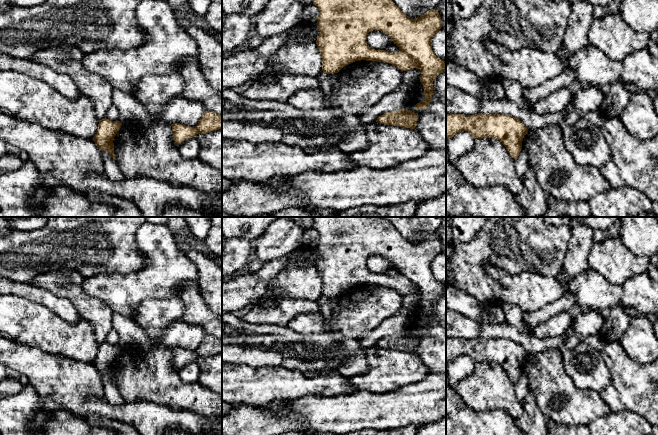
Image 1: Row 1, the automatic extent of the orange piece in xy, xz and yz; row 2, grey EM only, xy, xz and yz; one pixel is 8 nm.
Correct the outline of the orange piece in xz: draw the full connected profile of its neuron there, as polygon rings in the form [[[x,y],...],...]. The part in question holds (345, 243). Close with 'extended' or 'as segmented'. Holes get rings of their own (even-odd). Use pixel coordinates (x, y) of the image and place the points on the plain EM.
[[[315,217],[313,228],[320,235],[316,247],[320,258],[316,268],[322,279],[323,296],[338,297],[346,289],[361,284],[386,286],[395,289],[402,296],[418,292],[421,295],[420,306],[426,323],[417,327],[414,332],[423,334],[430,329],[433,305],[446,294],[446,286],[432,274],[432,262],[442,252],[442,244],[436,232],[412,243],[381,217]],[[373,254],[387,258],[399,271],[399,275],[391,277],[371,272],[366,262]]] | as segmented

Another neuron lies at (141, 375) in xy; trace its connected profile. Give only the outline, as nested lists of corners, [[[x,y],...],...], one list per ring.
[[[137,346],[122,347],[113,367],[116,385],[125,401],[150,401],[158,405],[168,406],[171,409],[190,410],[202,417],[222,417],[222,395],[199,383],[184,382],[179,376],[178,369],[173,364],[172,348],[155,347],[151,350],[144,350]]]

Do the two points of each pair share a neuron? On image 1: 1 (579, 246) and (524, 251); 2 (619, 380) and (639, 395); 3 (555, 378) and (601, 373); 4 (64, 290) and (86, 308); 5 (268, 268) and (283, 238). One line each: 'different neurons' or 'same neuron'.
1: different neurons
2: same neuron
3: different neurons
4: same neuron
5: different neurons

